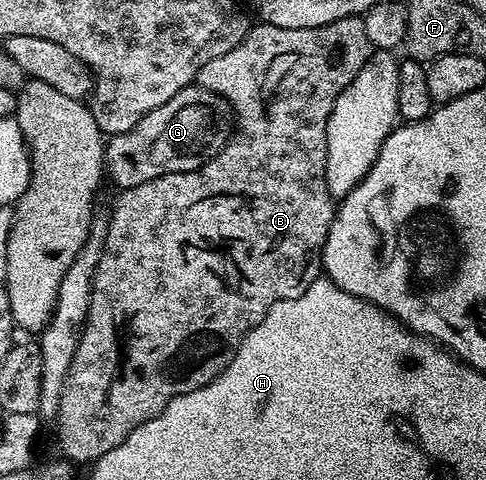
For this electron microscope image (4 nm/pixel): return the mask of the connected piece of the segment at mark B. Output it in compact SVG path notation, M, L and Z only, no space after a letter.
M360 16L334 20L318 27L288 28L256 24L239 44L230 48L230 52L210 60L210 64L196 73L199 86L224 99L234 115L235 129L237 126L240 131L237 134L235 131L222 152L218 152L218 156L211 158L202 168L194 172L167 174L146 184L138 184L119 195L120 199L112 210L112 218L107 219L108 231L104 237L104 248L100 252L96 274L92 278L88 319L84 321L80 343L74 352L68 375L64 378L64 395L60 398L58 415L60 431L56 438L60 441L59 453L65 459L73 464L97 462L103 454L110 452L110 448L118 448L118 444L122 444L122 440L126 440L134 428L146 424L146 420L158 417L166 404L170 404L170 400L210 384L210 380L218 377L232 363L232 357L238 352L242 340L262 321L274 304L302 296L312 281L321 277L324 245L334 217L334 199L326 184L326 124L330 120L334 100L338 100L350 80L362 72L373 53L374 47L370 44L370 36L366 36L364 19Z

